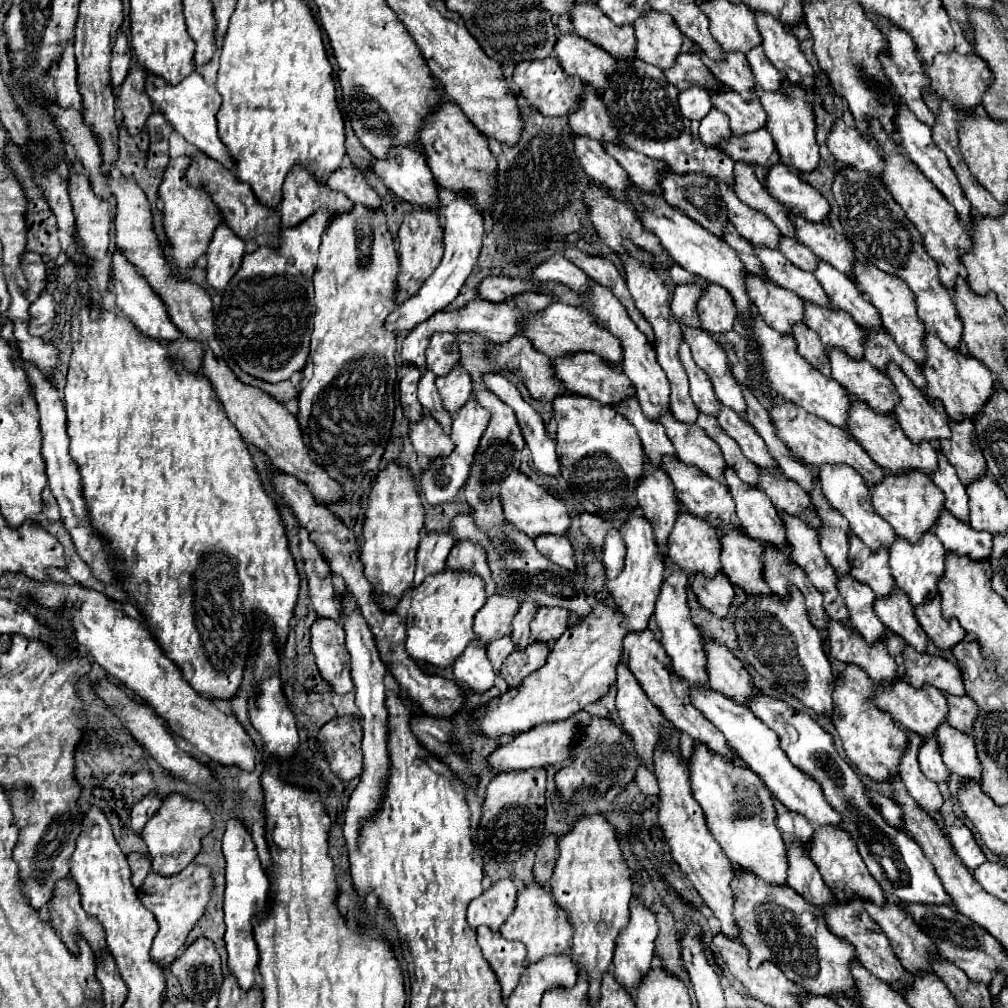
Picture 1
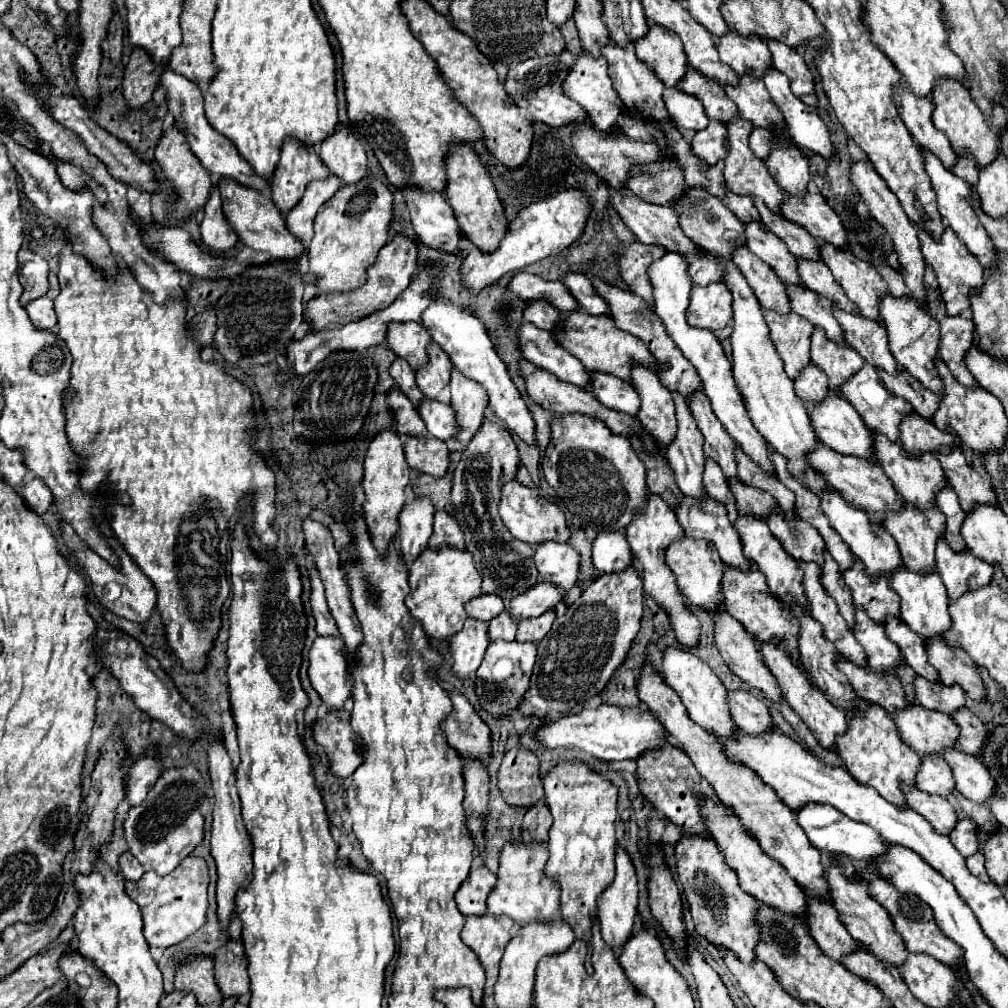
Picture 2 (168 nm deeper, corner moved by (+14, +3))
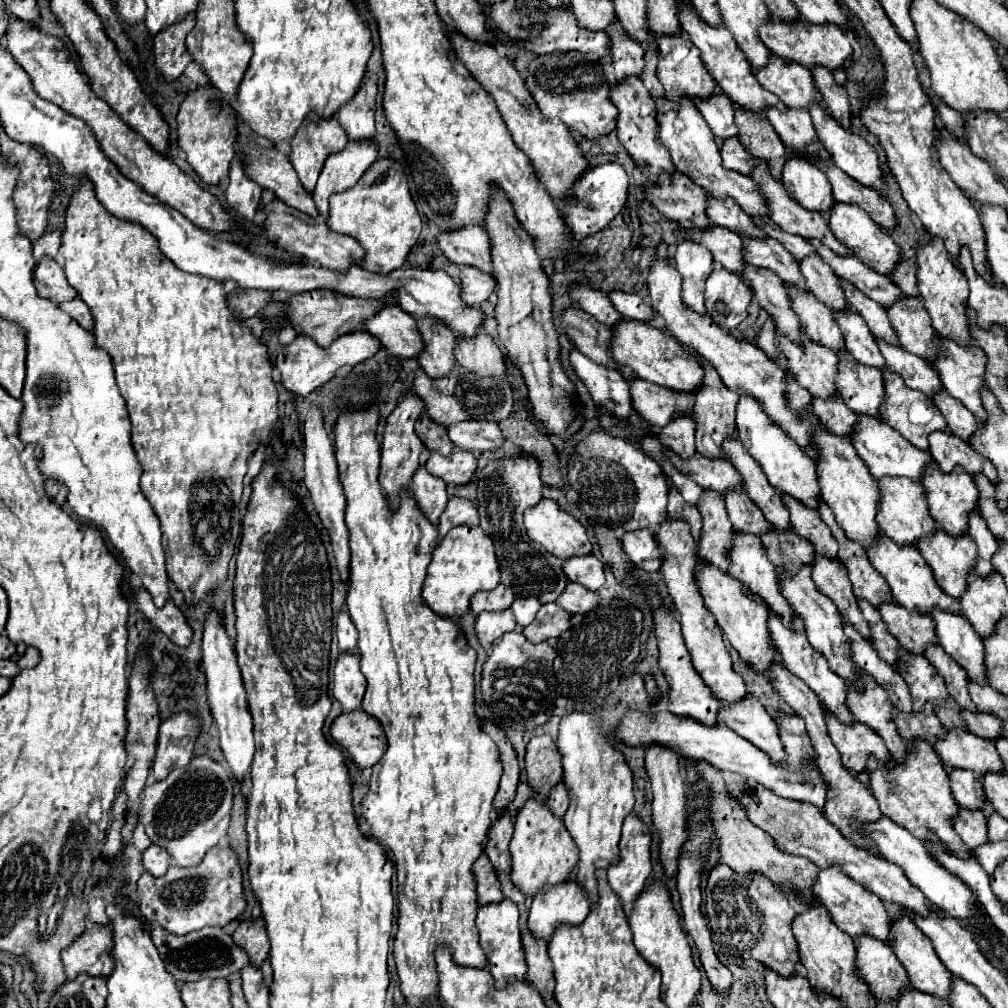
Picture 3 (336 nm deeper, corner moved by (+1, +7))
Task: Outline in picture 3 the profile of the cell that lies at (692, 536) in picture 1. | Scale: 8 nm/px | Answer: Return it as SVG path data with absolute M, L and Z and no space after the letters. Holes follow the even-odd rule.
M705 563L703 567L699 567L695 571L695 579L697 579L699 591L705 599L707 609L713 613L715 621L719 623L723 633L727 635L731 647L739 653L739 657L747 665L751 665L757 673L765 675L769 665L777 657L777 649L771 643L771 633L767 627L767 619L769 619L767 603L763 603L757 595L749 595L747 587L743 587L743 583L739 583L735 577L719 571L717 567L713 567L709 563Z

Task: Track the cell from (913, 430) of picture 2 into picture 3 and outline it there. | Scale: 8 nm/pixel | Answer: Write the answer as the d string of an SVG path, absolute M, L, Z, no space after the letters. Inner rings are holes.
M935 431L929 437L929 453L937 461L943 473L951 473L957 465L963 467L969 475L985 473L989 461L985 461L969 443L963 443L959 437L947 431Z

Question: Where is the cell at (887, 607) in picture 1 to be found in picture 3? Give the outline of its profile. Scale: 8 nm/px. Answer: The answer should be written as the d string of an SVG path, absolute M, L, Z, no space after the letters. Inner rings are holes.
M931 645L925 651L925 657L931 661L931 665L939 671L939 675L945 677L947 689L951 693L951 697L961 705L961 709L965 711L973 711L977 713L975 703L969 697L969 689L967 689L967 673L963 671L963 667L959 667L959 663L955 663L939 645Z

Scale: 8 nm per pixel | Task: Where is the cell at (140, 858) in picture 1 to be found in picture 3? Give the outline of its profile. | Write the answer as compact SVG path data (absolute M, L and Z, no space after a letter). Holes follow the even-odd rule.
M151 845L149 849L145 849L143 853L143 867L151 873L151 875L165 875L165 871L171 865L171 857L163 847Z

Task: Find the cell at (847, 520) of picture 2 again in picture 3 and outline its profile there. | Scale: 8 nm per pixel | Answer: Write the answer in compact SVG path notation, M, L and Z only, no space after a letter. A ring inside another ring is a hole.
M879 535L879 541L875 541L871 551L869 551L869 561L875 565L875 569L881 573L881 577L889 583L891 593L893 593L895 601L901 607L917 609L923 615L929 615L933 609L941 609L941 611L949 611L949 613L955 613L955 615L963 615L963 609L959 607L959 599L947 595L935 583L935 579L931 575L931 569L927 567L925 559L919 555L917 549L899 547L891 539L887 539L885 535ZM919 601L923 601L923 603L919 603Z

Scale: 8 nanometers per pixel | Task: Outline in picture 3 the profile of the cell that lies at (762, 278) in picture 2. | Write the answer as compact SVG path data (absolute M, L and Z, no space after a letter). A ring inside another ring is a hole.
M787 285L787 291L791 295L793 301L793 309L797 311L807 337L813 343L819 343L823 347L833 349L835 353L845 349L845 341L843 341L843 333L831 313L829 307L825 307L823 303L819 303L811 293L803 293L797 287Z

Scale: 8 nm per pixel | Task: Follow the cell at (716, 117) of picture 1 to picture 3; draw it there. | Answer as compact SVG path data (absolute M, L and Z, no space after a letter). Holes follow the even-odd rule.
M725 139L721 147L723 167L729 171L737 171L741 175L751 175L753 167L757 165L757 159L749 155L749 151L739 143L739 139Z

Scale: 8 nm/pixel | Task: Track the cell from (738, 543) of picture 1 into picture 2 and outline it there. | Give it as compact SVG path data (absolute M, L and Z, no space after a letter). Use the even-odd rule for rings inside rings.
M726 565L722 575L722 597L724 597L722 601L724 609L732 617L736 617L752 635L764 641L774 635L776 639L784 641L786 651L798 661L798 621L784 607L784 603L780 605L780 601L774 599L774 595L770 595L770 589L766 587L766 581L762 579L762 571L758 567L752 567L750 571L742 571L740 567Z

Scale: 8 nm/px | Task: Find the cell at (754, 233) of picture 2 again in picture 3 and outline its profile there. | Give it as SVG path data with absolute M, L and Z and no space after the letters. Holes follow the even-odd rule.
M809 255L803 263L799 263L799 267L807 281L807 287L821 303L831 307L833 311L847 311L847 301L841 281L833 273L833 269L827 263L823 263L819 255Z

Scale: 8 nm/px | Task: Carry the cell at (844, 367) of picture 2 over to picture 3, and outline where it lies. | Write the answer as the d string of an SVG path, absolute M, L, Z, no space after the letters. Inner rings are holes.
M843 351L839 361L839 395L843 403L857 415L881 419L879 407L885 403L883 373L855 363L849 351Z

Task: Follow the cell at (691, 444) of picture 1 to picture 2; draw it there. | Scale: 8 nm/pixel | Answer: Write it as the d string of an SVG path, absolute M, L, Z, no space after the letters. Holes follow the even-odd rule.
M706 459L706 479L704 479L704 489L708 495L714 495L714 499L718 499L720 503L724 503L728 507L728 517L734 519L734 515L738 515L736 511L736 503L734 497L730 493L728 481L722 475L722 469L718 467L718 463L714 463L714 459Z

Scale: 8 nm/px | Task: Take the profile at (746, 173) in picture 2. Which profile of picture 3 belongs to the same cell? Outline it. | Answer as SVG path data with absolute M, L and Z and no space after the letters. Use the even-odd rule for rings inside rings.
M757 163L755 165L755 171L751 173L751 177L755 179L755 183L759 183L759 187L763 187L763 193L767 195L767 199L771 199L771 219L787 233L791 235L799 235L803 237L805 241L811 241L811 239L819 239L823 245L827 245L831 251L835 251L837 255L849 255L849 247L845 247L829 229L827 225L827 217L825 215L819 215L819 213L813 213L813 211L807 211L803 207L799 207L797 203L793 203L793 199L787 195L785 187L781 185L781 181L775 181L771 179L771 175L767 175L767 167L765 163Z

